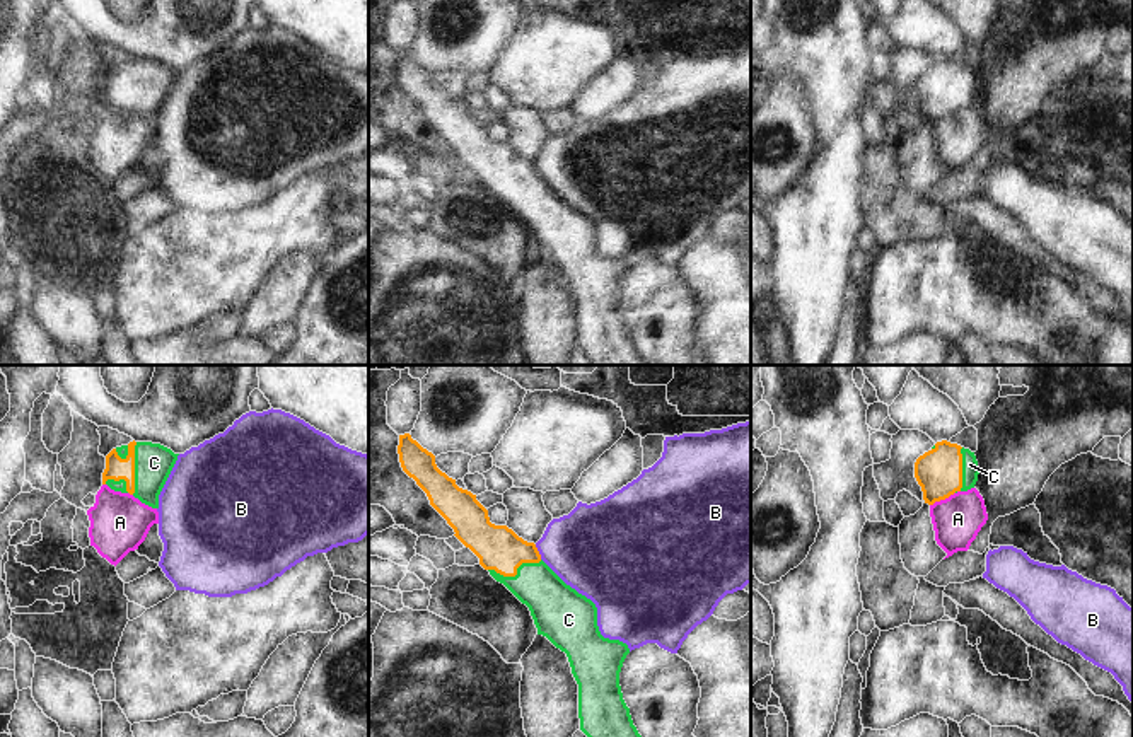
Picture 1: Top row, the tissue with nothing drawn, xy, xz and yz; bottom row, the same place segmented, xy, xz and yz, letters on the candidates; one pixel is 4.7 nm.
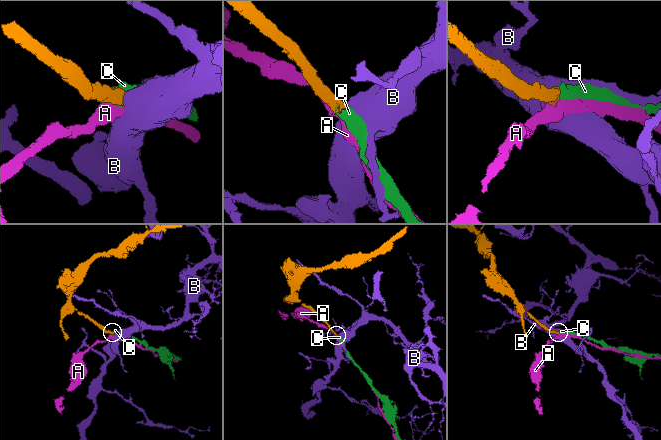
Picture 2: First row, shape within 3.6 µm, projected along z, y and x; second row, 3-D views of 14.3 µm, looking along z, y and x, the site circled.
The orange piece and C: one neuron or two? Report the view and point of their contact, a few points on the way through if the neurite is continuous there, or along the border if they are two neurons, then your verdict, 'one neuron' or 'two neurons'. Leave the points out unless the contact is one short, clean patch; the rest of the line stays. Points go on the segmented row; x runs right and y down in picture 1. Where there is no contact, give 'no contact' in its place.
xz (516, 574) | across xz (499, 548), (516, 565), (516, 574), (557, 608) | one neuron

